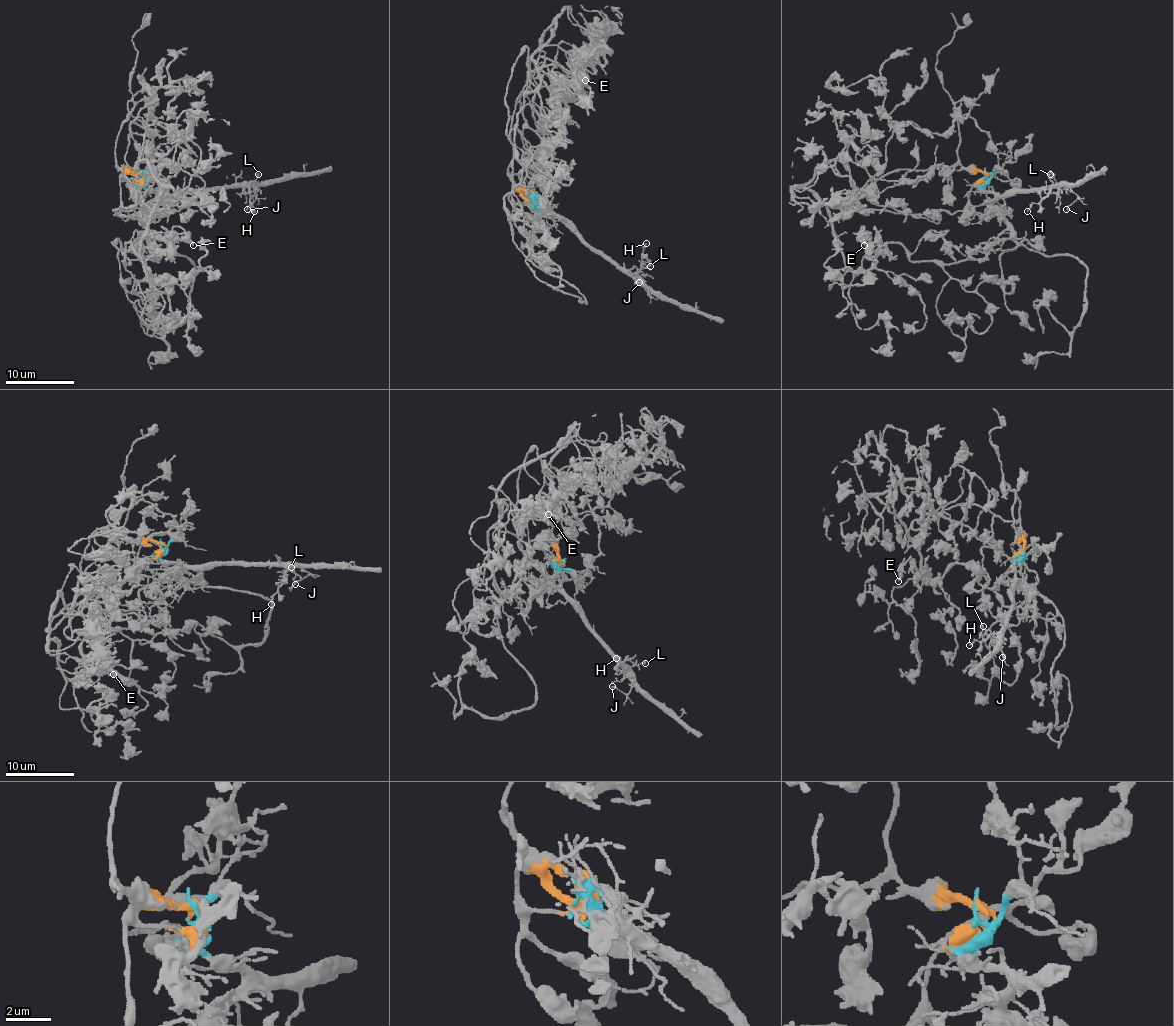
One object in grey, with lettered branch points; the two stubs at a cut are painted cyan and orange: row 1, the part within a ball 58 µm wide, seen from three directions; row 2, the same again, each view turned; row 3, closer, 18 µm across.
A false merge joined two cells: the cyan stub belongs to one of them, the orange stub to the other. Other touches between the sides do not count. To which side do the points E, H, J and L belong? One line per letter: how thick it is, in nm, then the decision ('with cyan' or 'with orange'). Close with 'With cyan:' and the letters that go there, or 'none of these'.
E: calibre 360 nm; with orange
H: calibre 120 nm; with cyan
J: calibre 110 nm; with cyan
L: calibre 150 nm; with cyan
With cyan: H, J, L

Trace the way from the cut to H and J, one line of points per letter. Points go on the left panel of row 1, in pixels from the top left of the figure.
H: (140, 172), (142, 184), (161, 194), (248, 189), (254, 211)
J: (140, 172), (142, 184), (161, 194), (252, 187), (255, 199), (247, 210)

